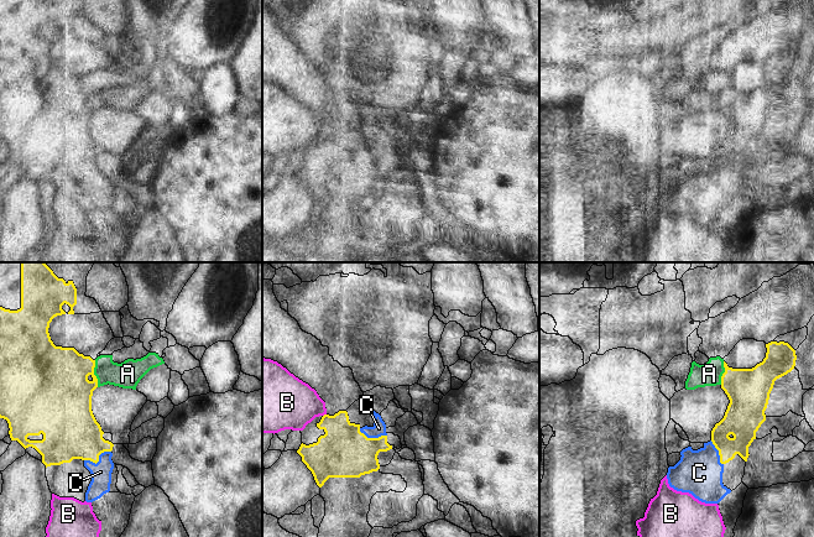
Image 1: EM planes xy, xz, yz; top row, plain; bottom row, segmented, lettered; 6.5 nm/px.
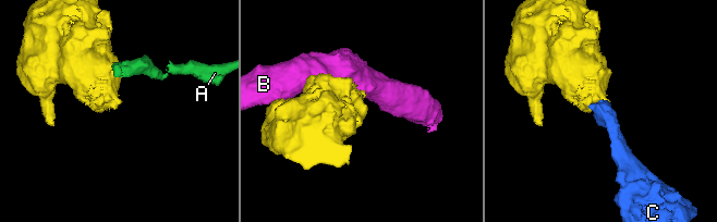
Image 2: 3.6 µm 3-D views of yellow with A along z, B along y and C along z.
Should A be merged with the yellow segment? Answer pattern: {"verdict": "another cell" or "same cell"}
{"verdict": "another cell"}

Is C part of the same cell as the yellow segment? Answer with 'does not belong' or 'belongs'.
belongs

